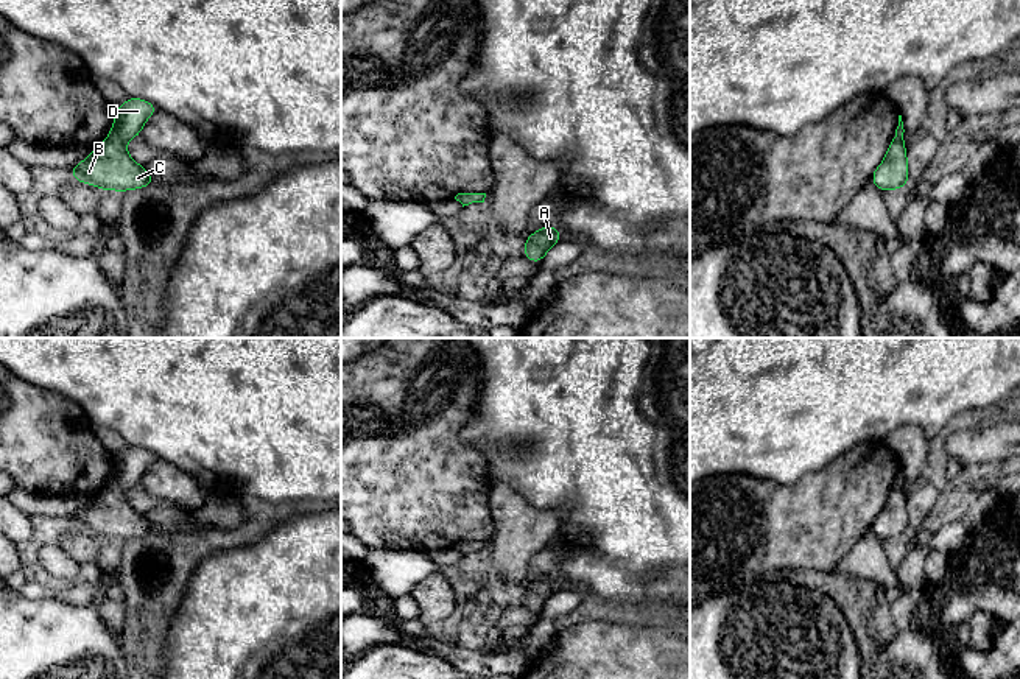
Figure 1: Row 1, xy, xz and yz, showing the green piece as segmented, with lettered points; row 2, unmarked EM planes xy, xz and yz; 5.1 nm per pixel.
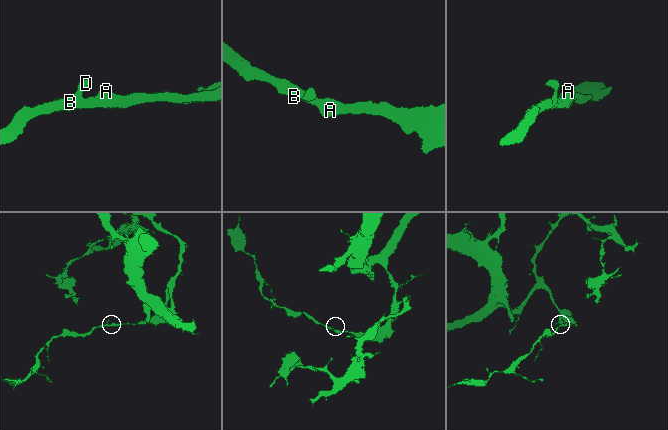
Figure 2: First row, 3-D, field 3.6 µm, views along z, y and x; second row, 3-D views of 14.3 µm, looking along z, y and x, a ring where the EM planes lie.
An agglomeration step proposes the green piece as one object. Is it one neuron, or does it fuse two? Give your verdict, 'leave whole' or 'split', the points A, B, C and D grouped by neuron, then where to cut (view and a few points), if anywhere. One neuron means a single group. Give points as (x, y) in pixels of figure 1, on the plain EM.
leave whole | A B C D | no cut

